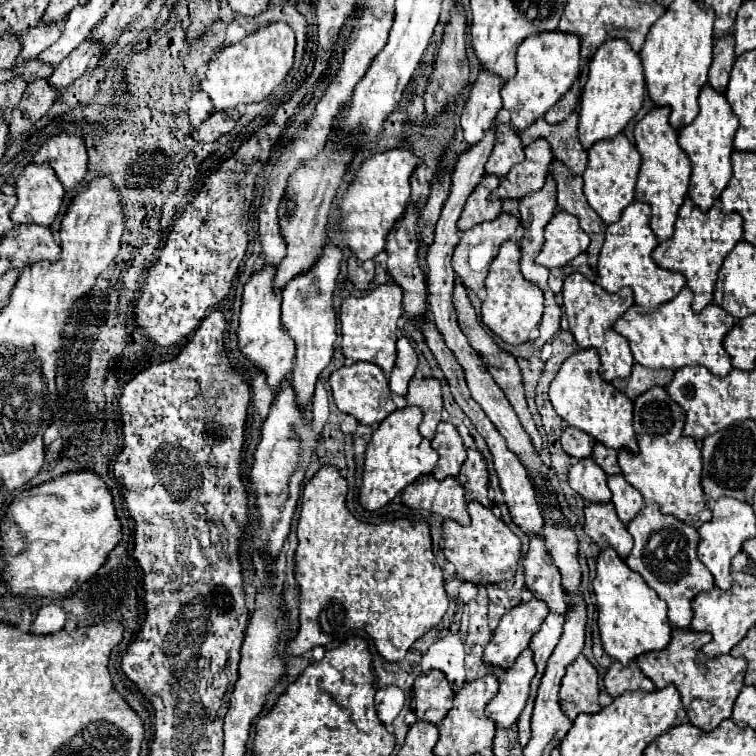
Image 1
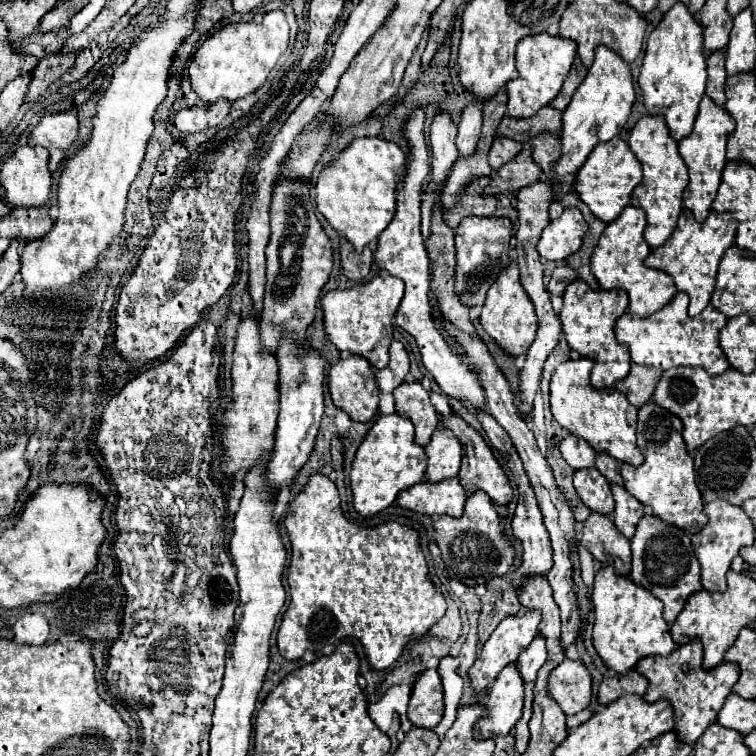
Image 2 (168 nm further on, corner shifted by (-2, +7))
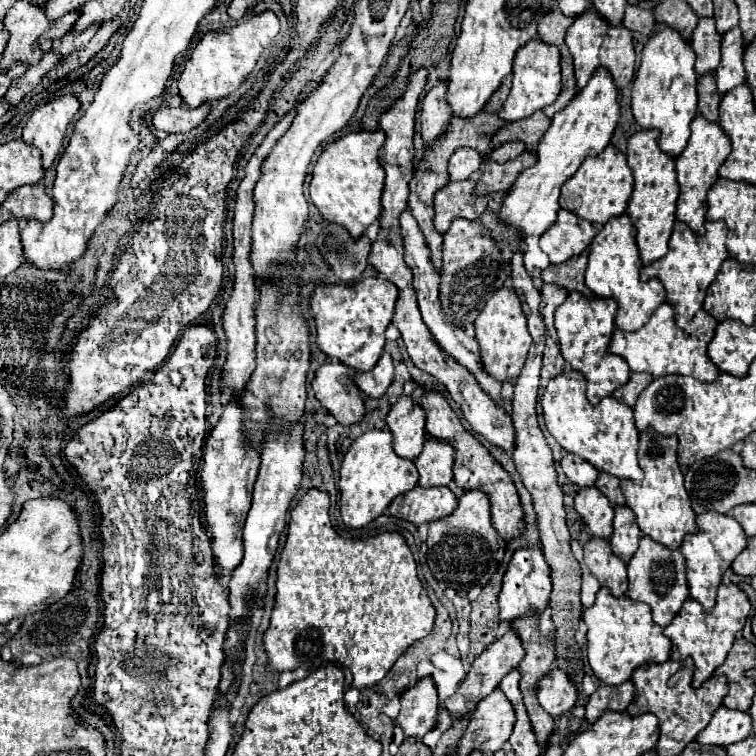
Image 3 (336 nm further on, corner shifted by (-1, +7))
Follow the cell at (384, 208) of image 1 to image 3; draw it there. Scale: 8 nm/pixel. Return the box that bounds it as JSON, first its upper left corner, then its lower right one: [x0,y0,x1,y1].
[310,131,386,239]

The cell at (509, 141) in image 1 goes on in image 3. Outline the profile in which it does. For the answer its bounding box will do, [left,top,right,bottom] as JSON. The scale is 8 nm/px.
[490,141,526,163]

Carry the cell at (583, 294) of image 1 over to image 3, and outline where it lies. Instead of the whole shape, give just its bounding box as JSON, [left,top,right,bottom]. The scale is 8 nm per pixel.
[554,293,630,405]

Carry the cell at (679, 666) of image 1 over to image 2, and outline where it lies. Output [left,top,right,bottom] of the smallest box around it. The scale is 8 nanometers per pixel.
[637,639,739,743]

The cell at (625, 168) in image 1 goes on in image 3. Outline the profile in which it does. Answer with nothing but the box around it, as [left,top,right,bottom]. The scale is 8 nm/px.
[560,145,632,225]

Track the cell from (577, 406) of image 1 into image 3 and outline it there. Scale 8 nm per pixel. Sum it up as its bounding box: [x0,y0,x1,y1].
[542,371,642,483]

